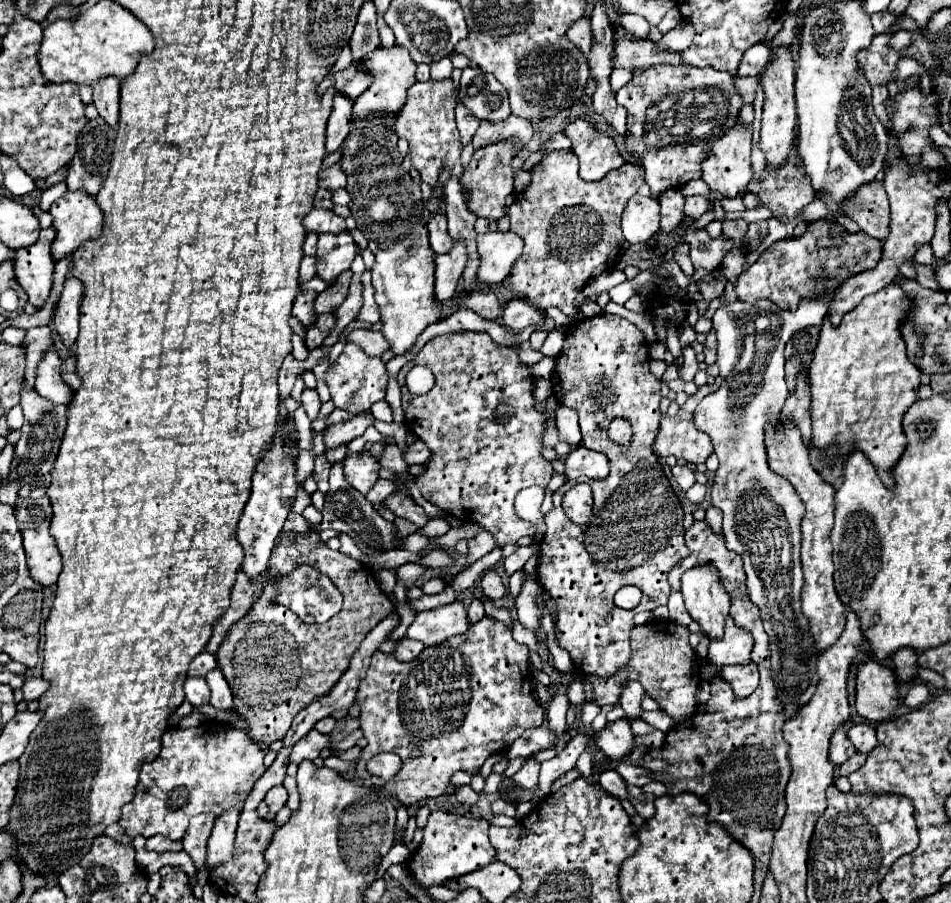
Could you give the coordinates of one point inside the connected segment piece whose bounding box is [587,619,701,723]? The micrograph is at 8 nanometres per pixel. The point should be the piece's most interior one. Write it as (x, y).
(662, 661)

